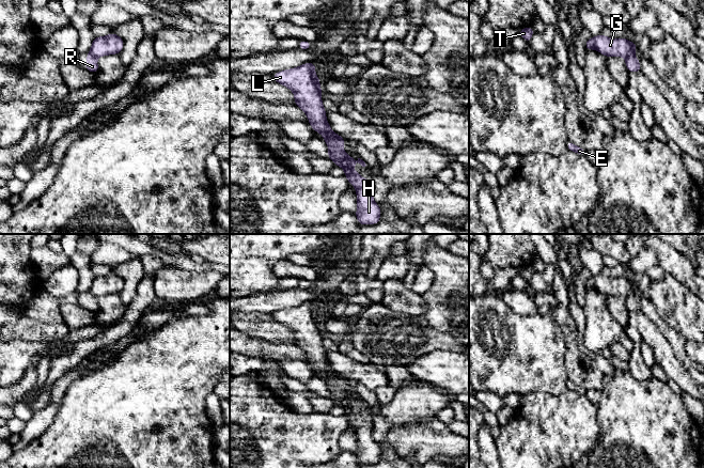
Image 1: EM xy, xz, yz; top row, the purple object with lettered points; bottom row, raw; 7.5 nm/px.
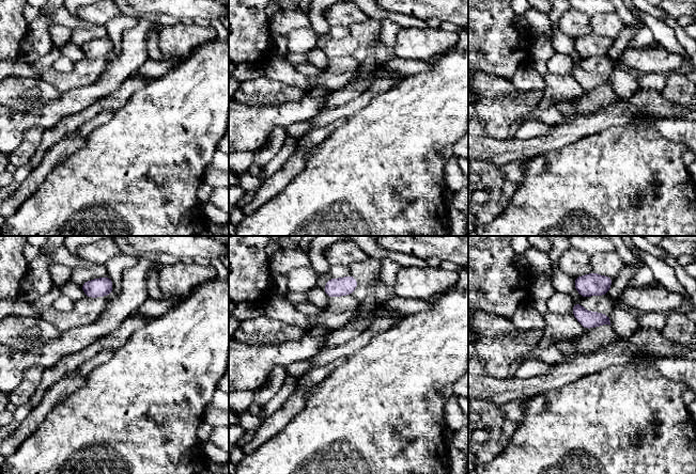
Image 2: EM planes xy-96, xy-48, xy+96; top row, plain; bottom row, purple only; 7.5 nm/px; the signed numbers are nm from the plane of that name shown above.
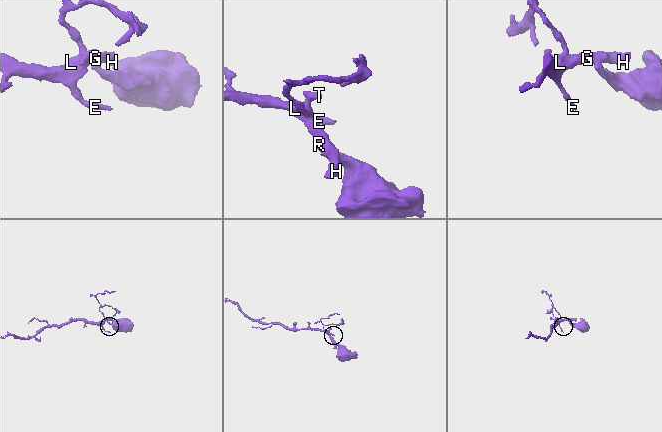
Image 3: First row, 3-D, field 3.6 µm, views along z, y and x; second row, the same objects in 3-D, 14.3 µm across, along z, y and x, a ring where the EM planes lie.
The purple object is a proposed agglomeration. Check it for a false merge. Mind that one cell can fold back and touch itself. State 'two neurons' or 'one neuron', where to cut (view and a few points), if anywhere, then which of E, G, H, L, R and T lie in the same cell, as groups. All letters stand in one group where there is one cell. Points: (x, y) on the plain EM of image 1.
two neurons | xy (89, 291), (96, 297) | E G H L T / R

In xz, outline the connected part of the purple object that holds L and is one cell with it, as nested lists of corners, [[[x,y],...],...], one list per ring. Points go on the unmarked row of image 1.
[[[307,301],[294,308],[275,312],[272,317],[294,332],[295,345],[307,354],[312,369],[324,376],[334,405],[344,409],[344,416],[356,427],[357,450],[355,455],[359,464],[361,466],[377,464],[380,461],[381,449],[373,438],[373,421],[354,410],[355,403],[358,402],[362,406],[366,404],[362,399],[355,400],[349,395],[343,389],[343,384],[347,380],[331,369],[326,356],[327,349],[323,345],[320,319],[315,312],[315,306],[315,302]]]

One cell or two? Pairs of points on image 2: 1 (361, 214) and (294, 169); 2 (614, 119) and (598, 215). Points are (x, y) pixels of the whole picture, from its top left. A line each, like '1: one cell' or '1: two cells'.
1: two cells
2: two cells

